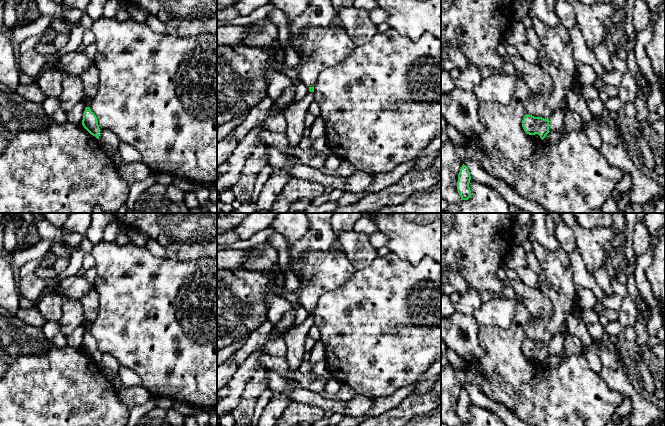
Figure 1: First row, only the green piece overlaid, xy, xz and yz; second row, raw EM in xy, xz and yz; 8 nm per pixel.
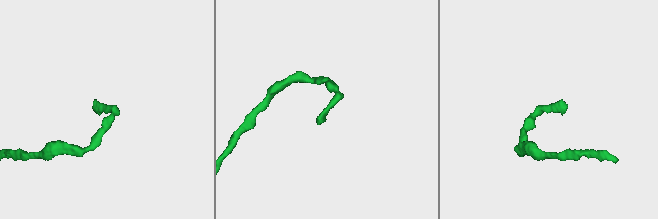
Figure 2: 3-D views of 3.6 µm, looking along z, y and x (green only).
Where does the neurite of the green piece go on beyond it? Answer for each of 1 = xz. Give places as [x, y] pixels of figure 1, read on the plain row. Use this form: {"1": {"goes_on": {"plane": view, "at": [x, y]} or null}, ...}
{"1": {"goes_on": null}}

